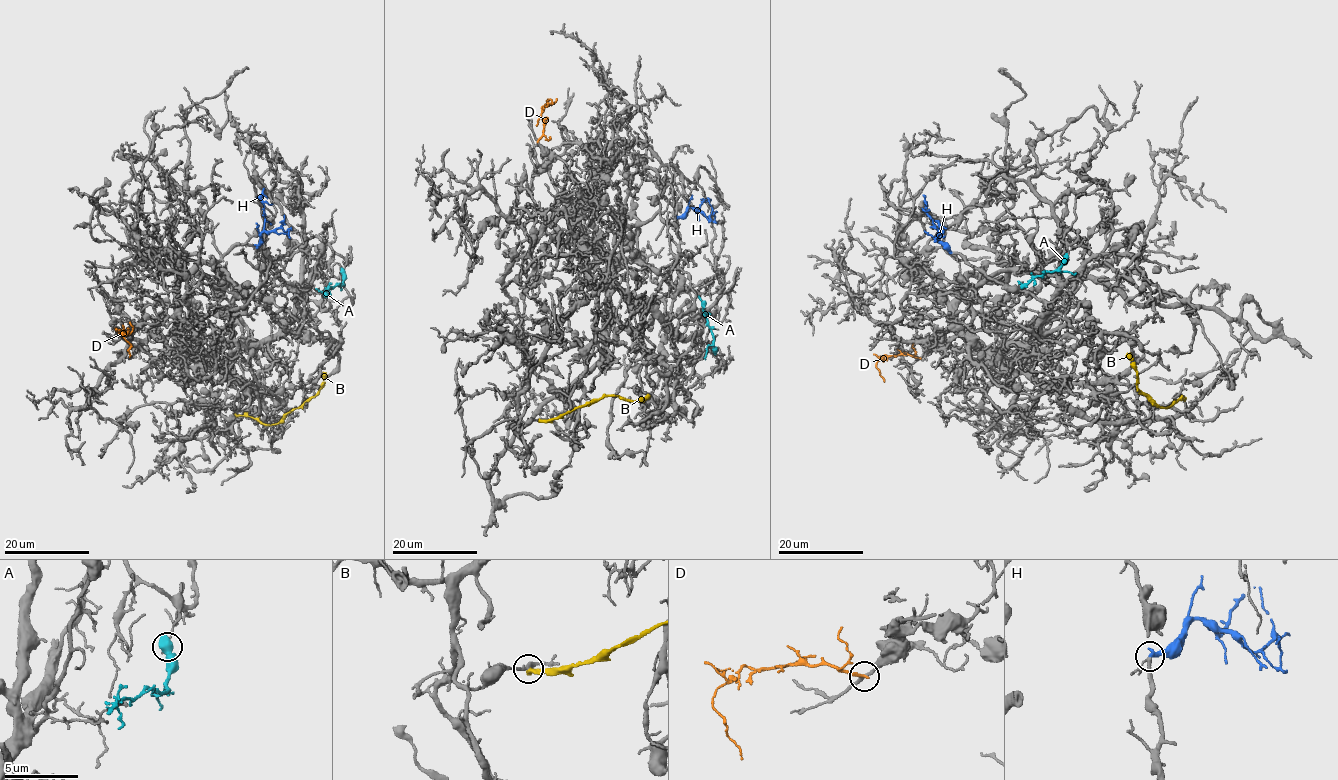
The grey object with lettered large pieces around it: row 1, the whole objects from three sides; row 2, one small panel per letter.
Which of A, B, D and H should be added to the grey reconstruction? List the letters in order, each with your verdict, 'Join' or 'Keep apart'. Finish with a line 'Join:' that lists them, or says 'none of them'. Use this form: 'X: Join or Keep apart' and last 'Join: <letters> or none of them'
A: Keep apart
B: Keep apart
D: Keep apart
H: Join
Join: H

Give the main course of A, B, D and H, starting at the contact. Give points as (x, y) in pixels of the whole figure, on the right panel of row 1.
A: (1067, 257), (1053, 271), (1033, 276), (1024, 284), (1017, 281)
B: (1184, 399), (1180, 397), (1165, 407), (1157, 405), (1138, 389), (1136, 368), (1127, 353)
D: (919, 358), (898, 355), (879, 361), (875, 364), (884, 382)
H: (950, 253), (936, 238), (938, 224), (928, 214), (923, 195)

